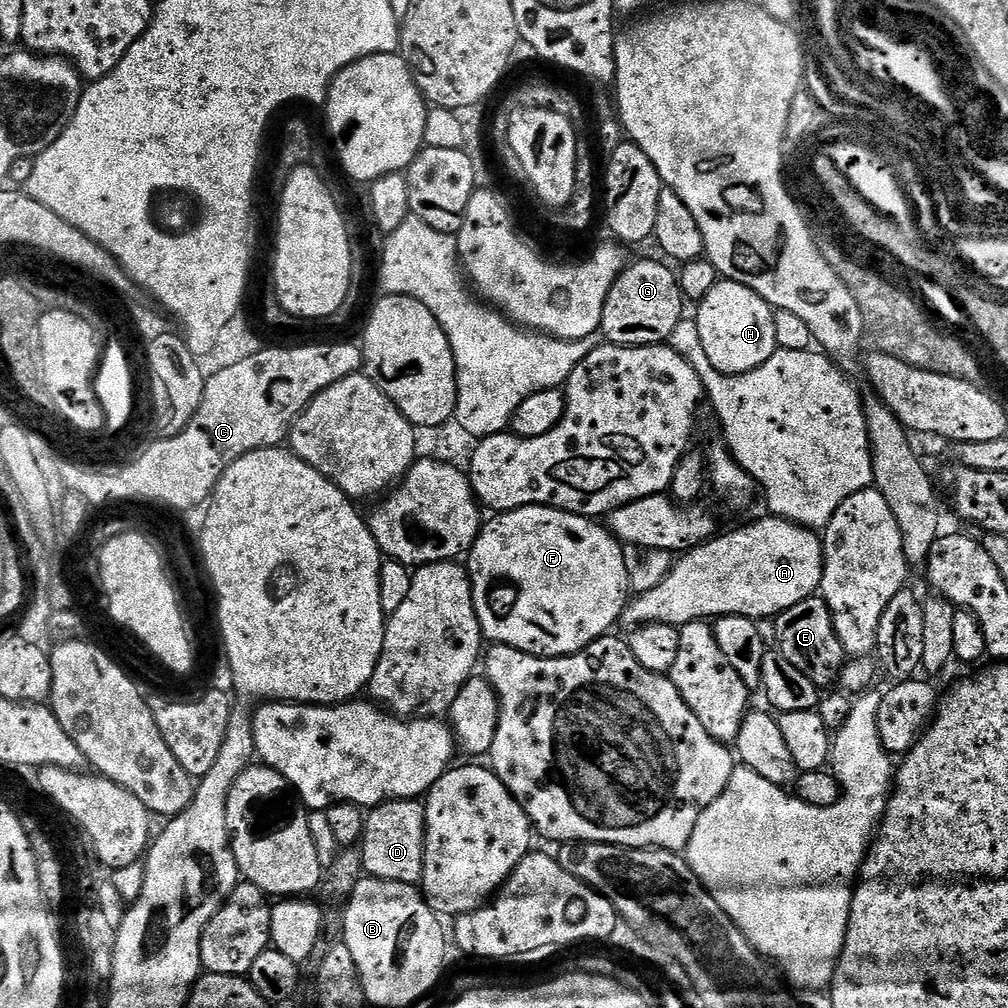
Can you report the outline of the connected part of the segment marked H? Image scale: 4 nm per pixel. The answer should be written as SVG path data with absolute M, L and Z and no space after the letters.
M707 258L680 264L678 279L685 301L704 300L696 312L694 326L698 330L698 338L702 338L702 350L706 350L706 358L710 358L710 366L714 366L722 374L730 374L731 376L746 374L750 370L762 366L762 362L766 362L766 358L774 355L777 350L774 338L774 318L772 317L774 309L754 290L733 280L723 279L719 270Z

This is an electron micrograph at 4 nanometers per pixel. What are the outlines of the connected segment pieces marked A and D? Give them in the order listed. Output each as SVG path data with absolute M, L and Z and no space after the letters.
M771 514L765 515L765 517L765 520L756 520L753 524L746 525L745 528L736 528L733 532L726 533L725 536L713 535L711 540L705 540L697 544L696 547L688 549L673 563L666 578L662 578L662 582L658 586L654 586L654 590L646 590L629 599L622 617L622 624L625 624L625 629L638 628L641 624L674 624L679 626L688 624L692 620L711 621L713 618L722 616L749 616L751 620L759 622L765 618L775 618L780 613L790 610L790 606L798 606L798 602L817 595L824 573L824 545L821 537L813 529L803 528L801 524L791 524L789 520L781 520Z
M419 799L388 800L367 813L362 839L363 871L373 880L389 880L413 886L424 873L426 814Z

